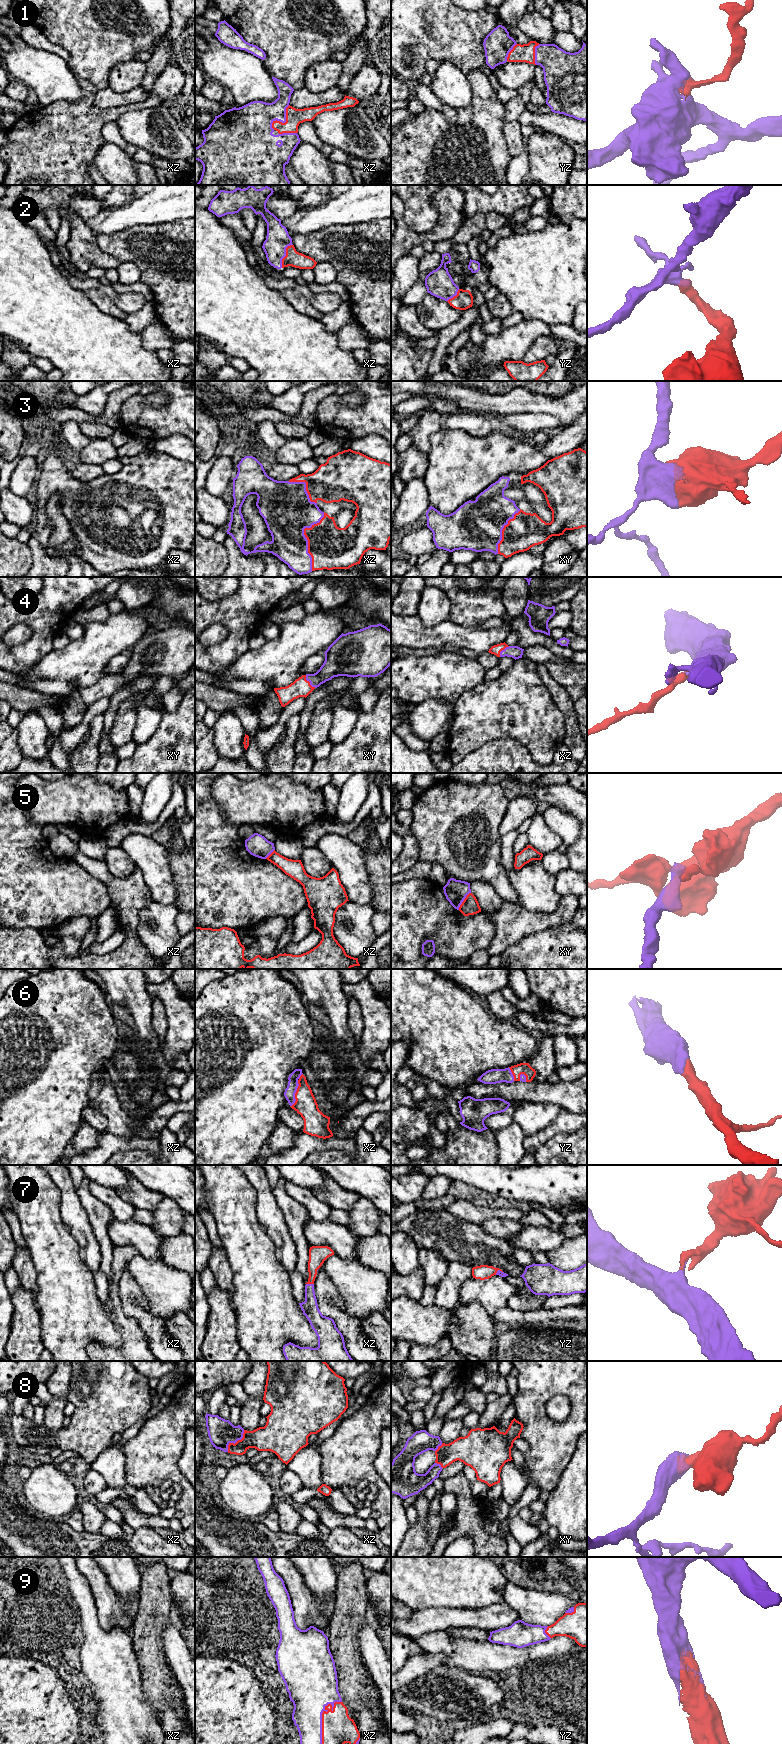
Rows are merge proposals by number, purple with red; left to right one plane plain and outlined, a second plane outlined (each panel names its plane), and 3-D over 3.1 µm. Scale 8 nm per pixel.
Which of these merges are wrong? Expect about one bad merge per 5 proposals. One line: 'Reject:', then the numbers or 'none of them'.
Reject: 5

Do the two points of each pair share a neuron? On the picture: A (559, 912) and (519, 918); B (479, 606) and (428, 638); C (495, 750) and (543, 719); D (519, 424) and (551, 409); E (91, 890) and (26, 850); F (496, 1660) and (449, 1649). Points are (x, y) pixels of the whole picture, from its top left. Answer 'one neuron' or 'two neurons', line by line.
A: one neuron
B: two neurons
C: two neurons
D: two neurons
E: one neuron
F: one neuron

